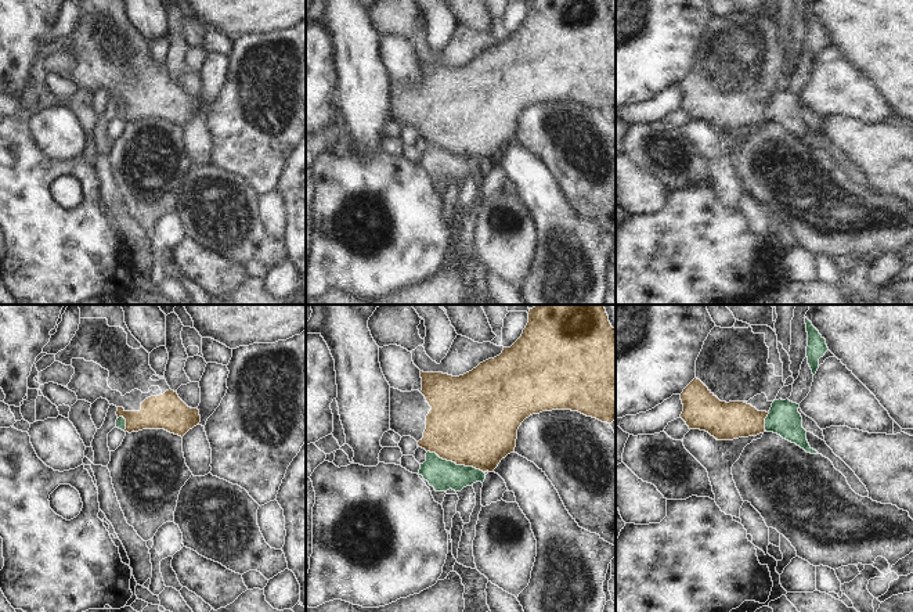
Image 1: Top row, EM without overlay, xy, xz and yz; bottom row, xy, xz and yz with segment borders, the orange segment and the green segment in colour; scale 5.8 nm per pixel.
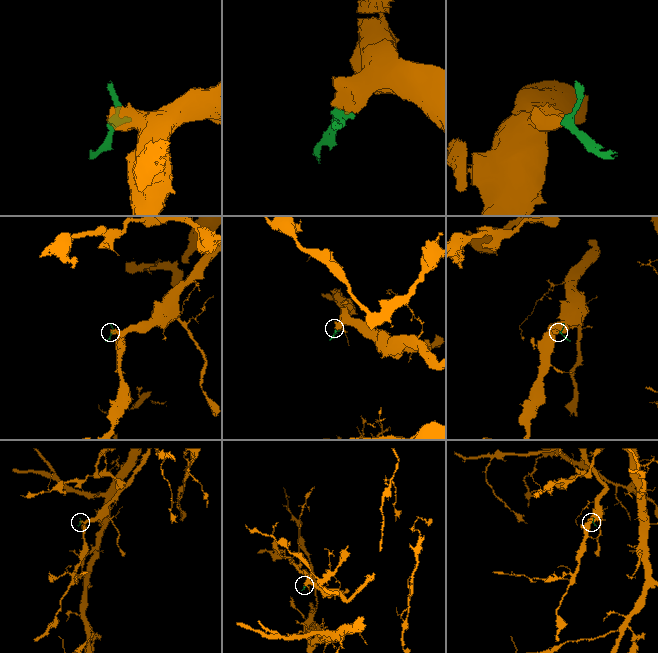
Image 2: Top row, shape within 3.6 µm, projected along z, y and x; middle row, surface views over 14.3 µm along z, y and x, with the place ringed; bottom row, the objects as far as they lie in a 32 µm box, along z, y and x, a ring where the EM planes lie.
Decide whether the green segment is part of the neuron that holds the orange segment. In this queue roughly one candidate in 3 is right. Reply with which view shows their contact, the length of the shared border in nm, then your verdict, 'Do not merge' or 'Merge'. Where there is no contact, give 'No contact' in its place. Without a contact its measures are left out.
Touches orange in xz. Shared border 360 nm. Do not merge.

